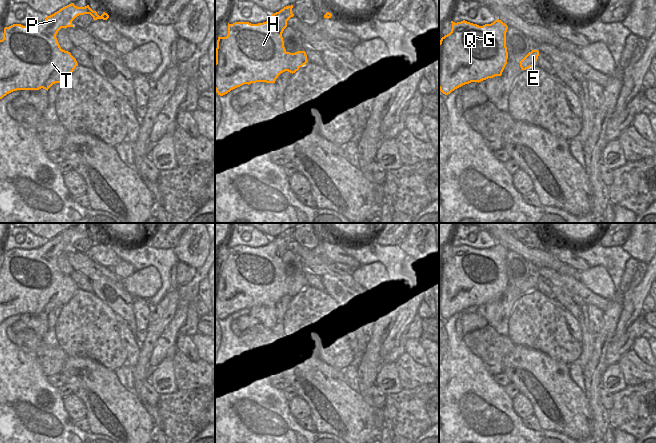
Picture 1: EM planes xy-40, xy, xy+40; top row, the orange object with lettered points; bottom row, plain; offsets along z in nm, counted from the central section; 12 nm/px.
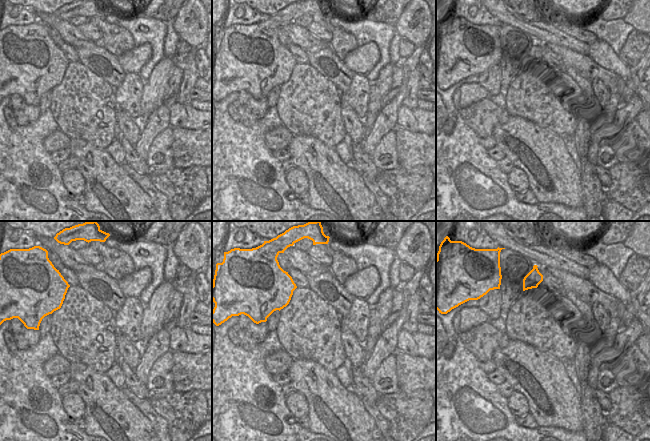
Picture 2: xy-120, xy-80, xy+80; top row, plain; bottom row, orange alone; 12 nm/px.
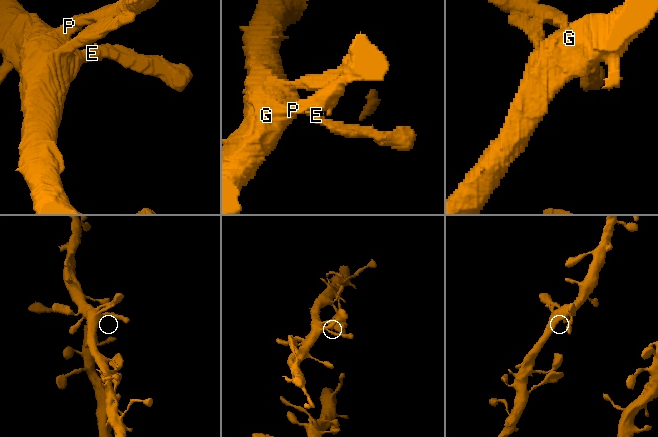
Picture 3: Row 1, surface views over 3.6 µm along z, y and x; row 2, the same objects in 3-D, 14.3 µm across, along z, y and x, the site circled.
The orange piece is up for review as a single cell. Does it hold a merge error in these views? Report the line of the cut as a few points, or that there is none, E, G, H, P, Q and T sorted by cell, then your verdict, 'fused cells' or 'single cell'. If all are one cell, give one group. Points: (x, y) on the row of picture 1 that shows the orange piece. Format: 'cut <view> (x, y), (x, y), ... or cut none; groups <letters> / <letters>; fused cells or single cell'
cut none; groups E G H P Q T; single cell

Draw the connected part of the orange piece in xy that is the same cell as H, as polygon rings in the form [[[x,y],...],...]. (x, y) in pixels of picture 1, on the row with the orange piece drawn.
[[[293,5],[286,6],[263,23],[249,22],[228,23],[226,37],[218,37],[215,62],[215,90],[223,96],[231,90],[244,84],[256,82],[275,83],[278,76],[288,71],[295,73],[305,65],[307,55],[305,51],[287,52],[284,47],[282,33],[287,27],[287,21],[294,16]]]

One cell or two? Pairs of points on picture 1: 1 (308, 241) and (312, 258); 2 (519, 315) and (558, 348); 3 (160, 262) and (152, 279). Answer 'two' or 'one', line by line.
1: two
2: one
3: two

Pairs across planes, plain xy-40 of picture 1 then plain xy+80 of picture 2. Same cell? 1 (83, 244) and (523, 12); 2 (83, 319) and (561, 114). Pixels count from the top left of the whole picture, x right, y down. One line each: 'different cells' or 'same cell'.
1: same cell
2: same cell

